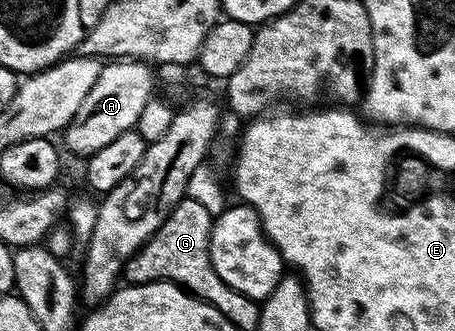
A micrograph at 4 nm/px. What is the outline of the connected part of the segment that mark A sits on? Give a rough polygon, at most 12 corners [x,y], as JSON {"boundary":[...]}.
{"boundary":[[147,62],[101,66],[62,132],[87,157],[135,128],[156,79]]}

